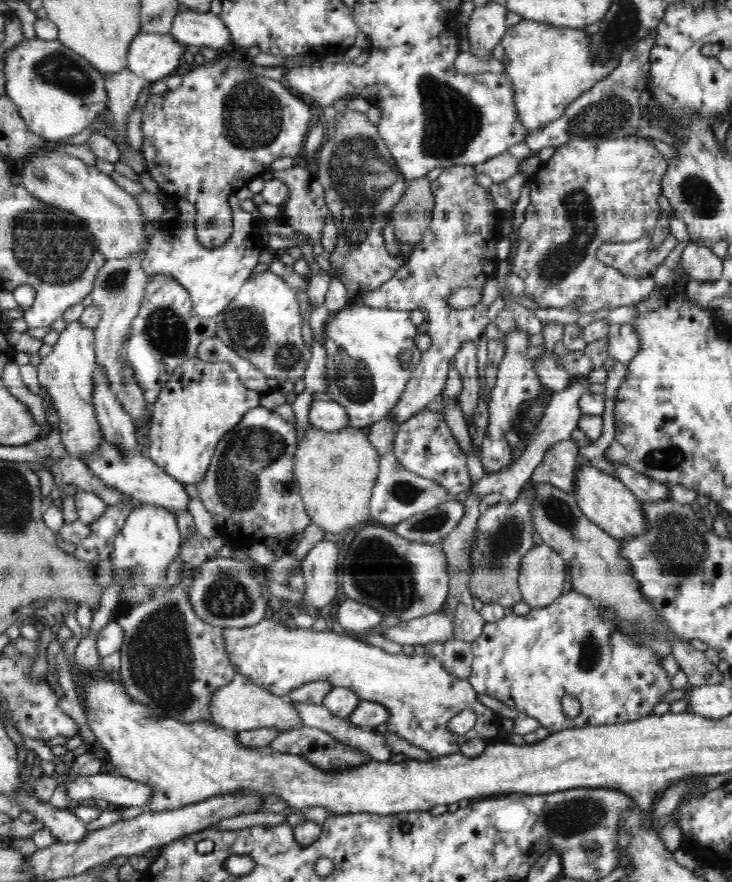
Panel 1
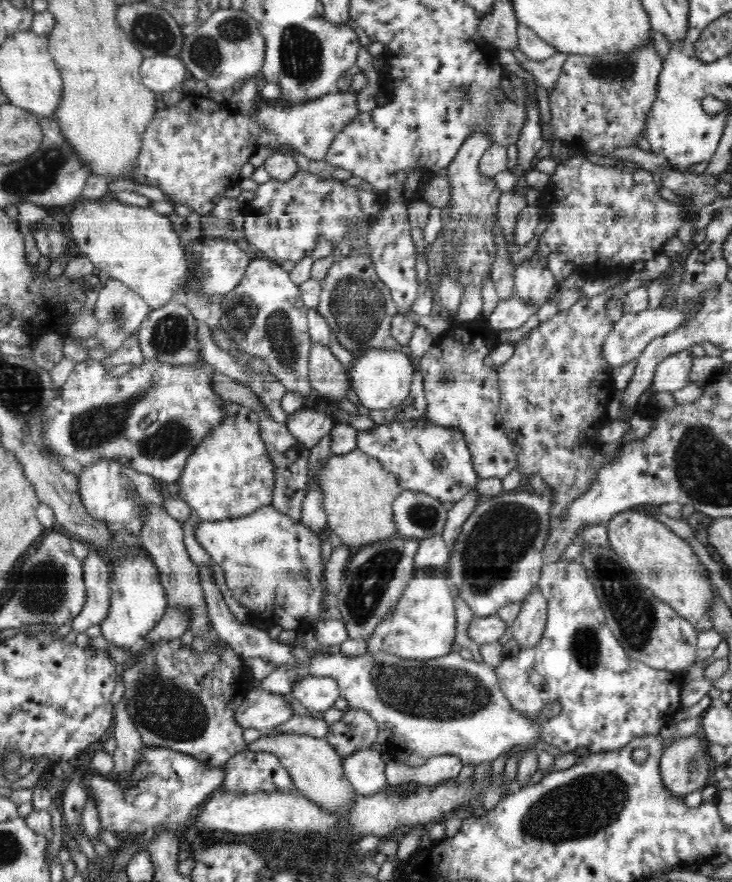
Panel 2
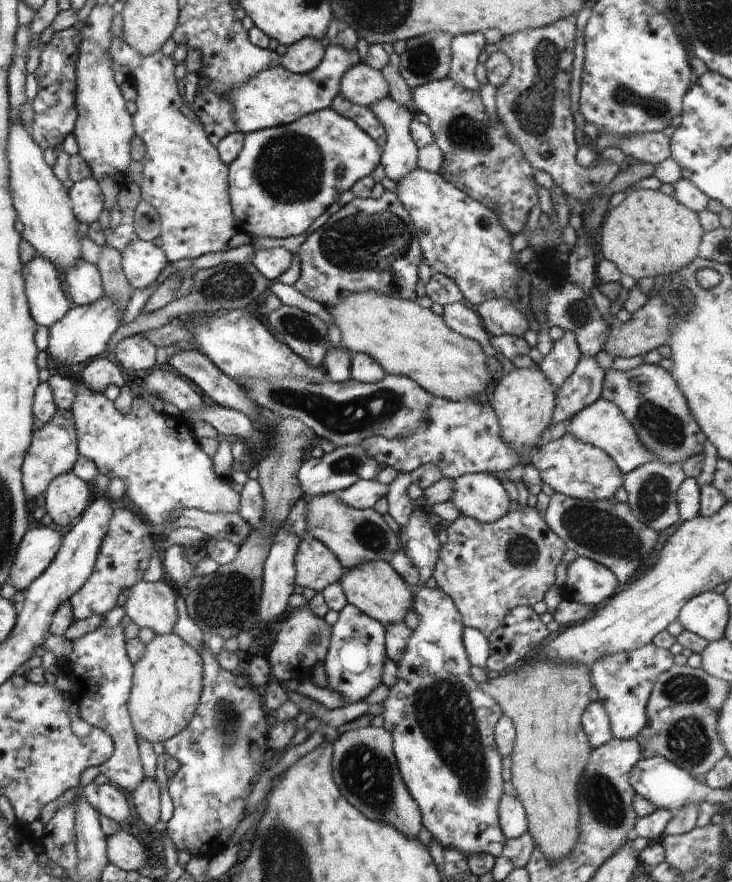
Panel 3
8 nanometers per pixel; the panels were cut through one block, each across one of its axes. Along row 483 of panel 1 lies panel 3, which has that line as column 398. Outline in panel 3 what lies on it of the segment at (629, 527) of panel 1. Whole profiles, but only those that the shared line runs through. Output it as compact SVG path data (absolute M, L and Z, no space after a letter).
M364 562L356 568L346 570L346 574L339 580L348 603L356 606L364 614L378 620L380 624L402 624L407 613L413 610L413 595L410 586L390 566L389 562Z

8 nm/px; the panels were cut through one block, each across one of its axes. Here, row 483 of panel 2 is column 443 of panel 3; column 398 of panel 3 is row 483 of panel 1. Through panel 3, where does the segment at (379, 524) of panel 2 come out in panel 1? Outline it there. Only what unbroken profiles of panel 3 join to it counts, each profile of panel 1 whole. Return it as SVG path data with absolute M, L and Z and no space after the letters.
M312 425L304 438L299 440L294 458L294 477L300 485L300 493L310 515L311 522L330 534L341 533L345 528L367 522L370 518L369 502L379 474L379 454L360 428L346 426L338 432L326 432Z

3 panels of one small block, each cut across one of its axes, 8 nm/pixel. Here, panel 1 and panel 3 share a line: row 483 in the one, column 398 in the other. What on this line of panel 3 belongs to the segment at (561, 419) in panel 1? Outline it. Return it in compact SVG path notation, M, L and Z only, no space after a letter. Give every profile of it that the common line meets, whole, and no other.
M399 473L398 478L389 486L388 494L385 496L388 500L388 513L401 527L408 524L415 506L415 502L411 500L407 492L410 484L412 484L410 473Z

